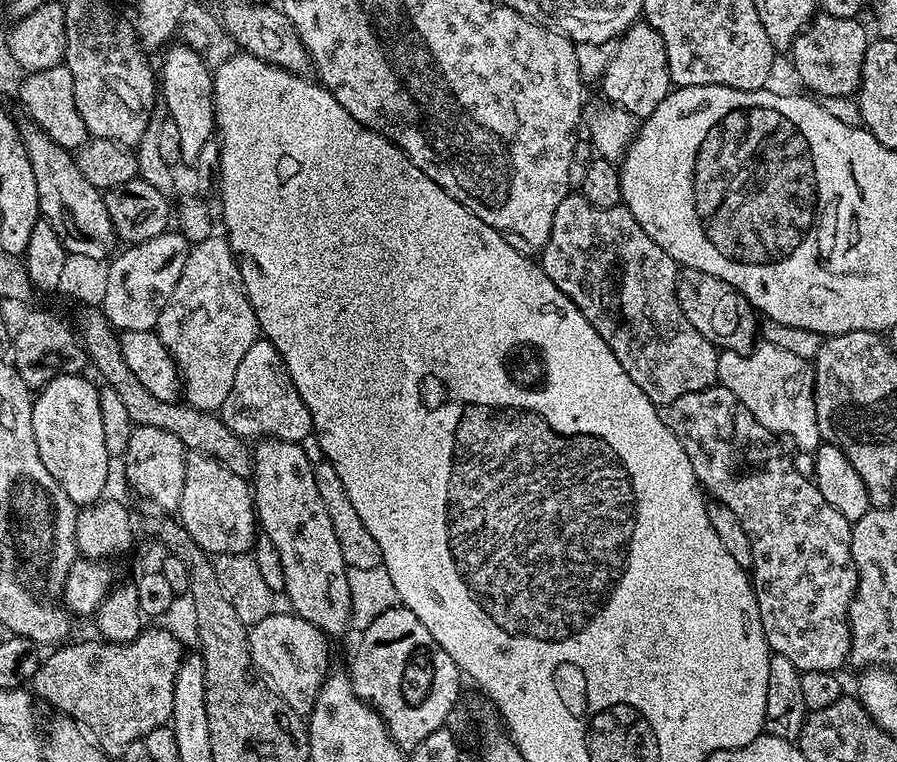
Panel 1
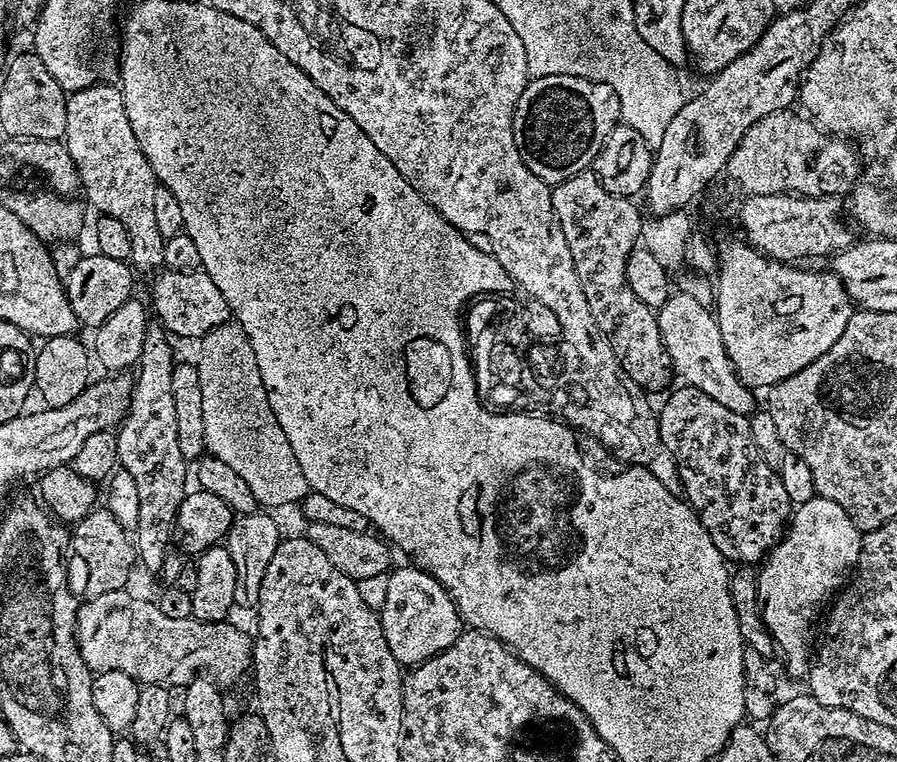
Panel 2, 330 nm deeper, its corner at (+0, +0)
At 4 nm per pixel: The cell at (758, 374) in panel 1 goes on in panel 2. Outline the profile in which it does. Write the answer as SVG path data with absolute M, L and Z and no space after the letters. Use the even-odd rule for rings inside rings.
M677 291L658 309L656 321L668 356L672 359L675 375L679 379L681 376L684 379L681 381L687 387L702 390L702 394L710 394L714 402L722 402L726 410L734 410L743 416L757 411L758 404L752 397L755 396L753 389L736 373L736 367L732 365L732 359L724 349L720 327L709 305L690 298L690 294Z

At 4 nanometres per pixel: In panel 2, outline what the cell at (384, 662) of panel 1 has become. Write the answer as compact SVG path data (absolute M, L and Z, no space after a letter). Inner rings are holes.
M415 566L393 567L388 577L390 587L378 615L386 646L390 646L396 661L401 666L415 666L449 648L461 634L462 621L448 591L429 572Z

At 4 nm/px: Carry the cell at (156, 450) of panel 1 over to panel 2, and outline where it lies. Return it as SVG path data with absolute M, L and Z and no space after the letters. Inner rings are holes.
M100 506L75 521L70 532L70 548L76 551L78 559L84 563L88 571L88 593L89 597L98 594L110 594L127 589L128 579L132 576L132 567L137 567L138 557L136 546L129 529L121 526L114 518L114 514L107 507Z

